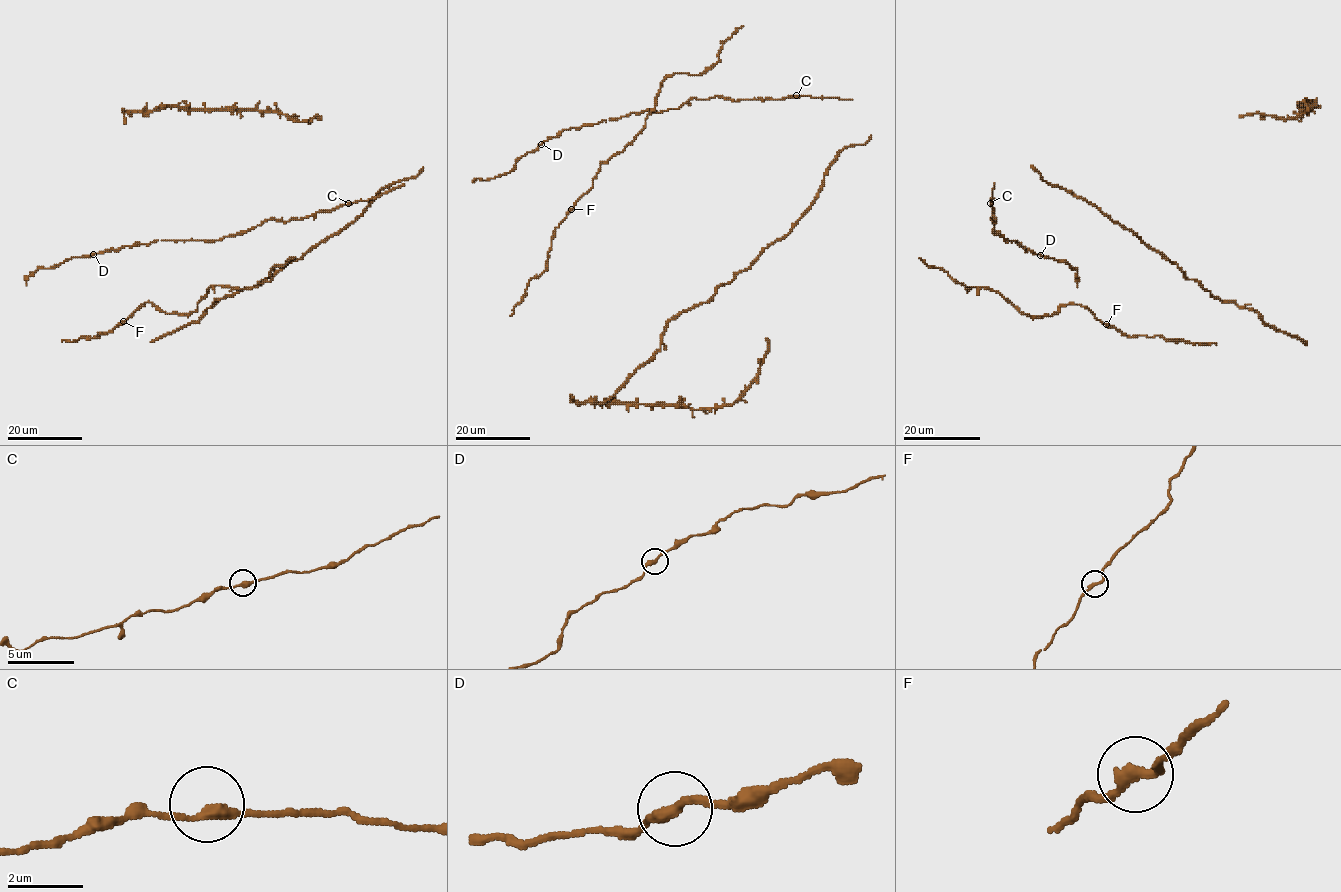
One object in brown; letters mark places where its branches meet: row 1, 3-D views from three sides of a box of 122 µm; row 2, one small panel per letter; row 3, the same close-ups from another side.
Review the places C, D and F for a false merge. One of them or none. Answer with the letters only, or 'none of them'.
none of them

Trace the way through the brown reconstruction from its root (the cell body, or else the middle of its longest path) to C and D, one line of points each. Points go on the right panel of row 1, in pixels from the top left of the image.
C: (995, 183), (990, 202)
D: (995, 183), (993, 231), (1040, 255)

